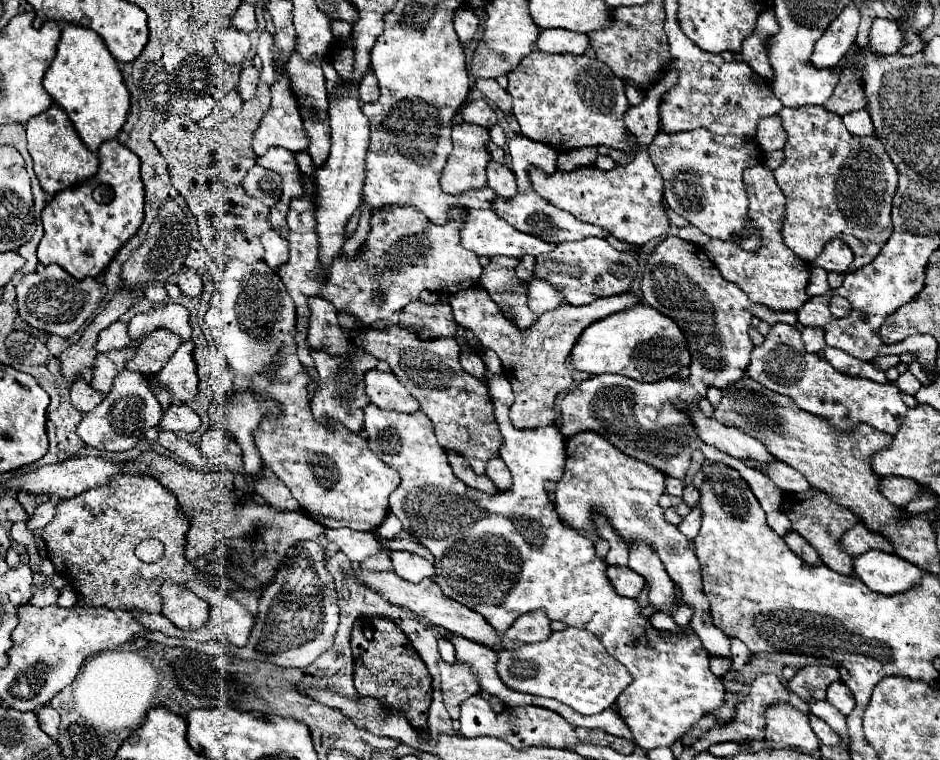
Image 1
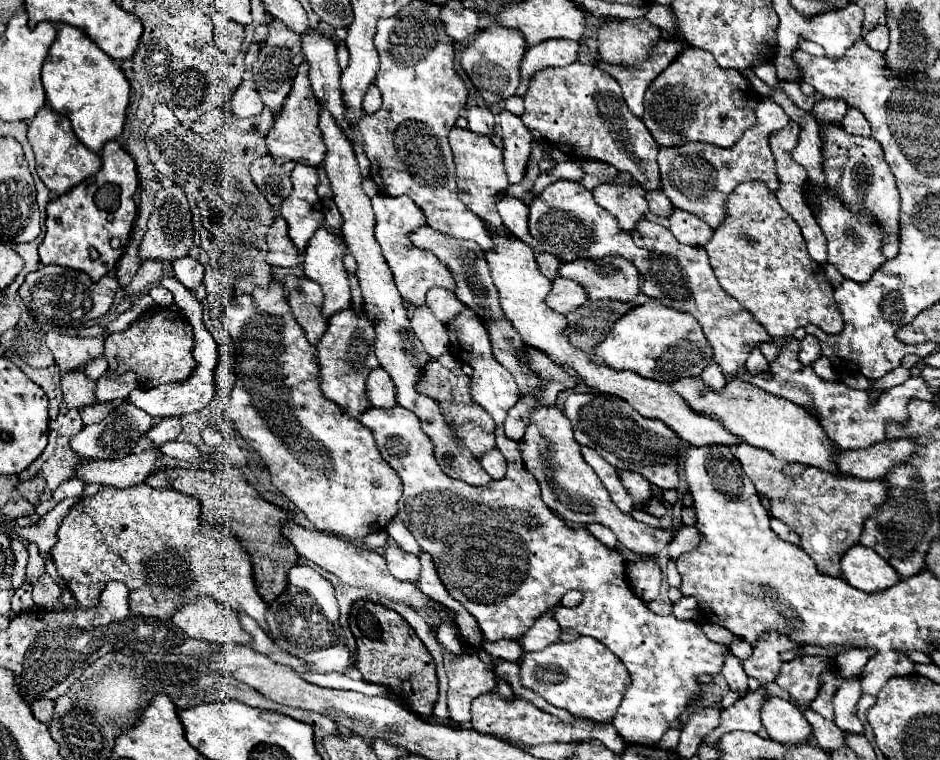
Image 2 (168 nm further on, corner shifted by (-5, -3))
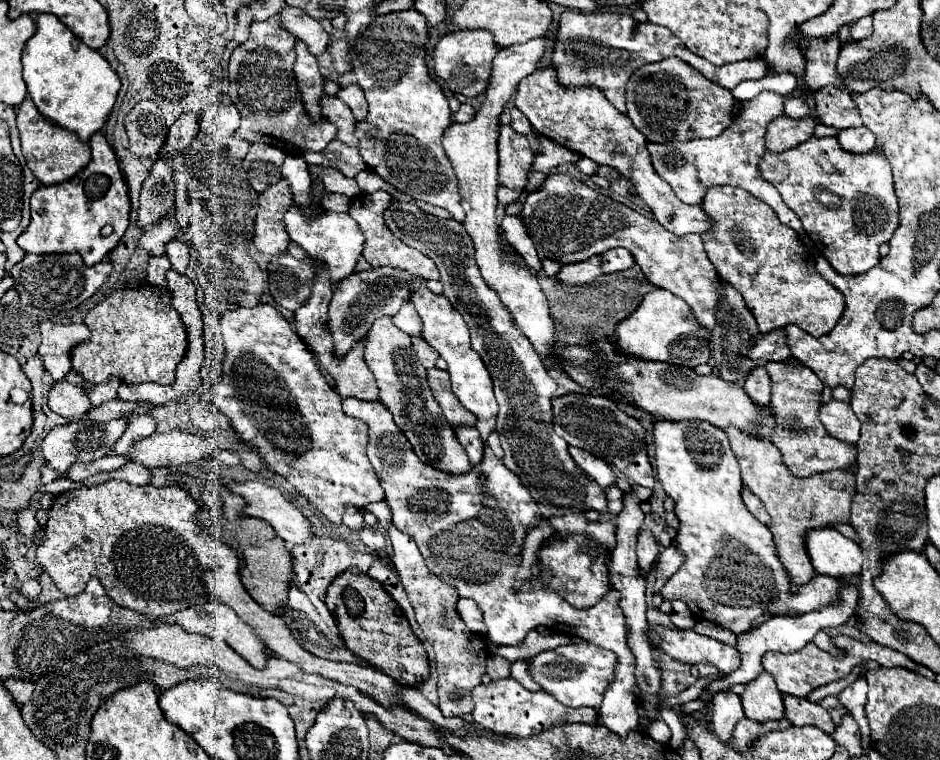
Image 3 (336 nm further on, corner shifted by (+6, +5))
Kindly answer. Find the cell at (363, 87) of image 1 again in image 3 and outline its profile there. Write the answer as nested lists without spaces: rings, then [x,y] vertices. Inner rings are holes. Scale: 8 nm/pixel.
[[[349,84],[349,86],[343,86],[339,92],[337,92],[339,100],[343,100],[357,122],[361,122],[367,114],[367,102],[365,102],[365,96],[363,96],[363,90],[359,88],[359,84]]]

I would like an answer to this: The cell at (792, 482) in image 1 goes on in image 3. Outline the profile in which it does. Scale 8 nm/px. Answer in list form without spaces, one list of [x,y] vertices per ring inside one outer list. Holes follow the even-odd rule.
[[[783,360],[765,364],[771,376],[771,410],[775,418],[775,430],[769,440],[777,446],[783,456],[783,464],[797,478],[807,478],[811,474],[829,472],[829,470],[845,470],[853,466],[857,452],[853,444],[843,444],[837,438],[829,436],[825,426],[821,424],[817,410],[821,406],[821,380],[797,360]]]

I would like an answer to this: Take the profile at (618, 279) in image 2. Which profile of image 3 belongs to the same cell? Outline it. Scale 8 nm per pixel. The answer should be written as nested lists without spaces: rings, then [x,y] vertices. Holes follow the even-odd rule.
[[[613,248],[601,254],[603,258],[603,272],[611,274],[611,272],[619,272],[619,270],[627,270],[635,264],[635,258],[631,256],[629,250],[625,248]]]

